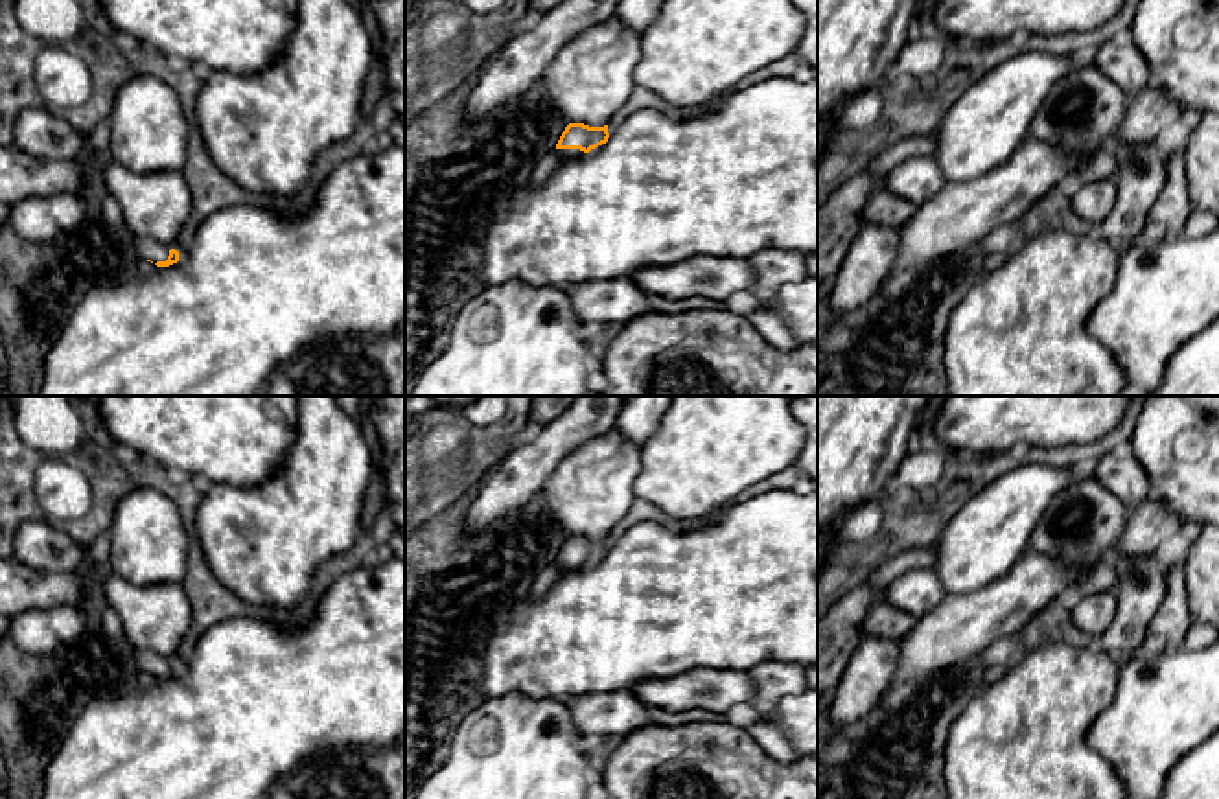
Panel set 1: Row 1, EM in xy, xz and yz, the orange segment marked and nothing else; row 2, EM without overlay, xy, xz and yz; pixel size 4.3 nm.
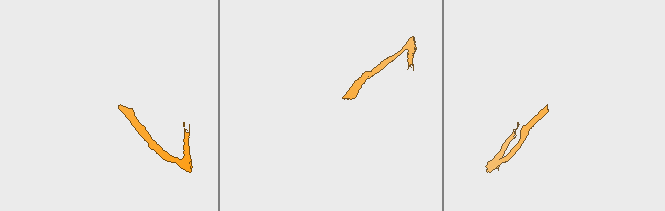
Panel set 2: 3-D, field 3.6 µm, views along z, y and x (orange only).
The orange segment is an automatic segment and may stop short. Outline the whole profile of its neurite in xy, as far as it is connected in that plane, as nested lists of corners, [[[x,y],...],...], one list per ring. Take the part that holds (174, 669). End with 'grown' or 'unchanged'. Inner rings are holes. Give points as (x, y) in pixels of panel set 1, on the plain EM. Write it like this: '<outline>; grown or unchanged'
[[[133,650],[140,670],[155,676],[157,679],[169,679],[179,674],[179,665],[149,650]]]; grown

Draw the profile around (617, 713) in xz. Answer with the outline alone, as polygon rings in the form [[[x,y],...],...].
[[[628,690],[573,694],[562,698],[580,735],[626,736],[654,724],[648,705]]]

